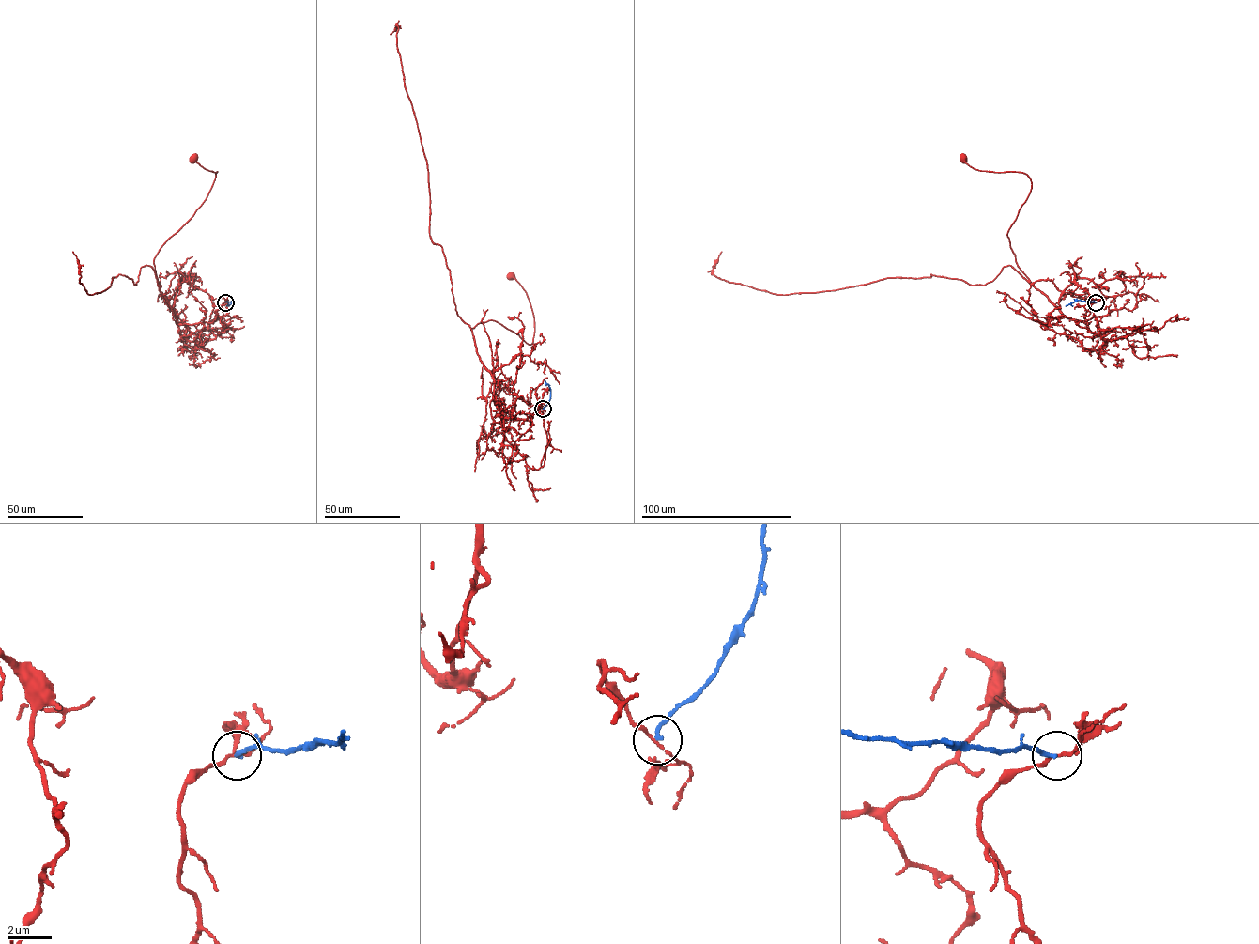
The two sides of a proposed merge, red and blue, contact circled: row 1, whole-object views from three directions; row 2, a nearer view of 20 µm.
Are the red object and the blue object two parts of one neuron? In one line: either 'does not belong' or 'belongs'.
does not belong

